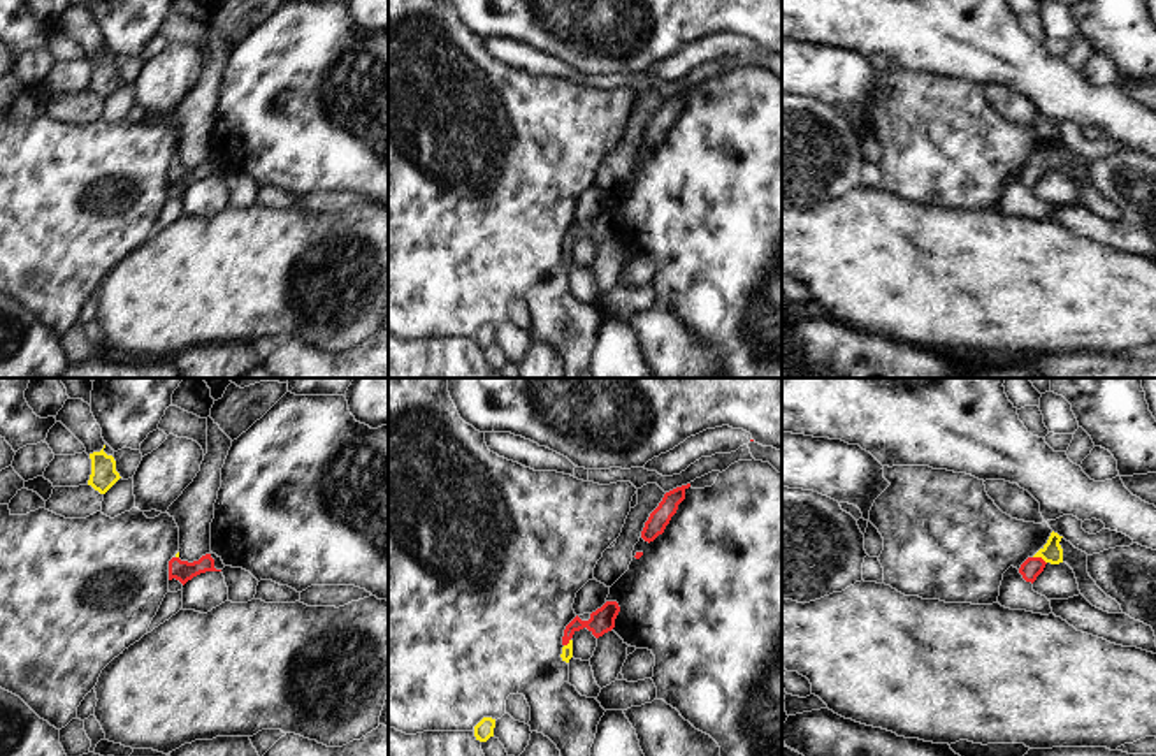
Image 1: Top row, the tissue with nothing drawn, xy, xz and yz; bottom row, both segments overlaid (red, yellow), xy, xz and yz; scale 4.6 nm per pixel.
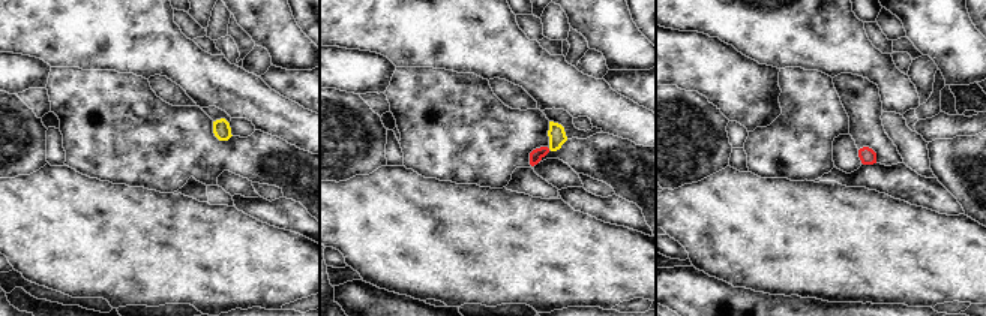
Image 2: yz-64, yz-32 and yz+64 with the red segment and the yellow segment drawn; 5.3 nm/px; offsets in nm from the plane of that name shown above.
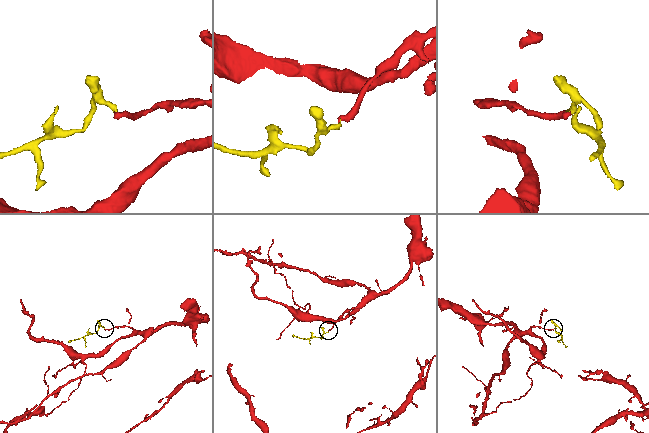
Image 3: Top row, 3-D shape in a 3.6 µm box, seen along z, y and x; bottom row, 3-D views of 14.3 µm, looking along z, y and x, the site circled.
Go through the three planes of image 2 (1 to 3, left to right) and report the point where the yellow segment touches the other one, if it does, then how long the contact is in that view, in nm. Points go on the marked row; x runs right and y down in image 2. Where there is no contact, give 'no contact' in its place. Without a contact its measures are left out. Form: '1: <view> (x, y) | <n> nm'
1: no contact
2: no contact
3: no contact

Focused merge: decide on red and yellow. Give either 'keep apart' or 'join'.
join

